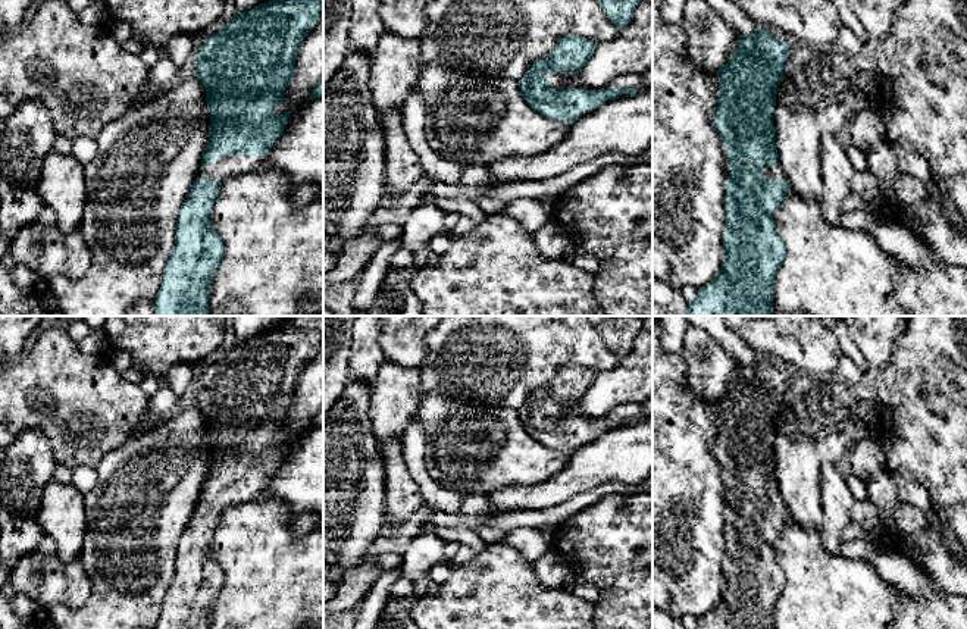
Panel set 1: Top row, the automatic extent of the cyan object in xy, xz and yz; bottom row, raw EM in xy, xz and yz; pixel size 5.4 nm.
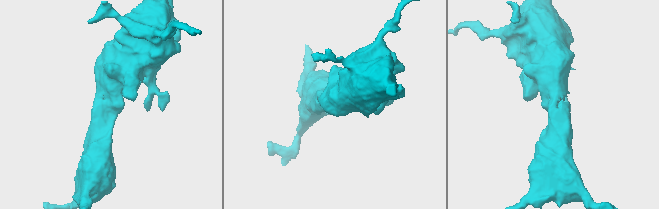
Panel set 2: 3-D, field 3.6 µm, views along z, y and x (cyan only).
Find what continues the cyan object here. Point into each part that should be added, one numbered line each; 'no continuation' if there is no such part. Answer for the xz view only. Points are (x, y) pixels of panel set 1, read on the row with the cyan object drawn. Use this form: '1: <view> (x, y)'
1: xz (556, 80)

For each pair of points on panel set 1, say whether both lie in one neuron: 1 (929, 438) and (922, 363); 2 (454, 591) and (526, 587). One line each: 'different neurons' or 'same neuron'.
1: same neuron
2: same neuron

